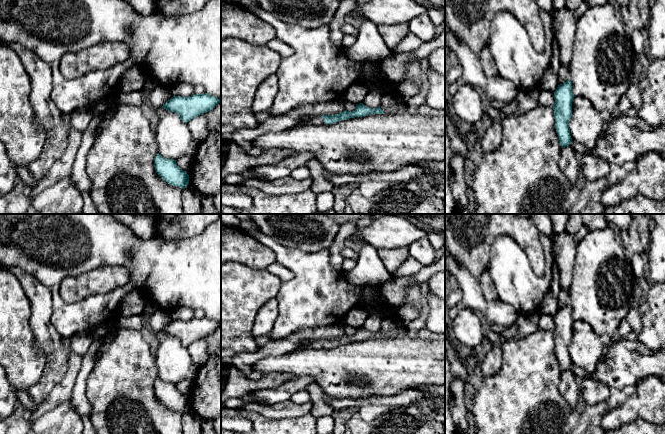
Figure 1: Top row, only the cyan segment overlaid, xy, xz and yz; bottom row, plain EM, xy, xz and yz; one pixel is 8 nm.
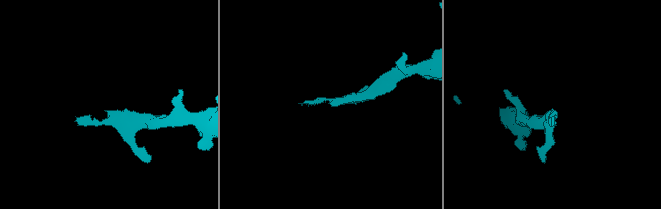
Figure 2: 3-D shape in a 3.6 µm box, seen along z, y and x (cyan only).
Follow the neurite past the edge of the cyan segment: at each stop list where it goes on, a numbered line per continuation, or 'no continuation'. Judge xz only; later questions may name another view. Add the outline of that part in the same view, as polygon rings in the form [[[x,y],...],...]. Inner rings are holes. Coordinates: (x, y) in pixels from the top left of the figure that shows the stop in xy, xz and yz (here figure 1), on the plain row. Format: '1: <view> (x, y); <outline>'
1: xz (317, 343); [[[315,340],[315,341],[310,341],[306,344],[300,345],[297,349],[303,349],[303,348],[324,348],[324,344],[321,340]]]

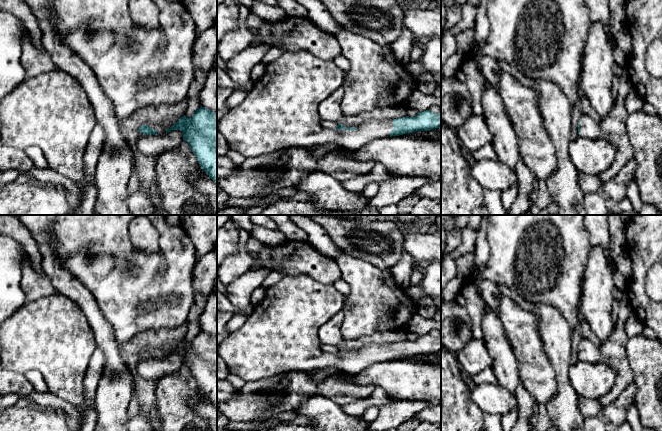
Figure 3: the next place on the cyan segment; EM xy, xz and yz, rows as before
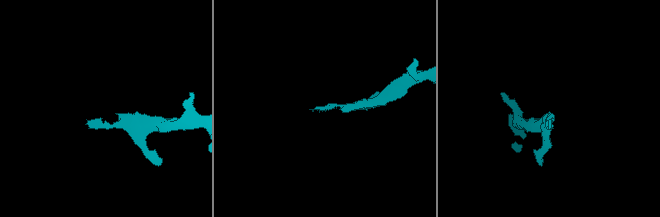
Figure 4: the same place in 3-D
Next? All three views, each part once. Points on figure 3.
1: xz (281, 335); [[[306,275],[283,276],[283,278],[266,289],[264,299],[254,305],[253,312],[238,330],[231,332],[217,347],[217,354],[223,359],[229,373],[245,382],[263,380],[286,372],[309,373],[321,369],[335,368],[338,373],[354,375],[360,373],[374,363],[390,361],[394,353],[393,343],[369,343],[356,354],[330,354],[323,352],[319,341],[319,329],[328,322],[345,302],[345,296],[338,292],[332,284],[322,284]]]

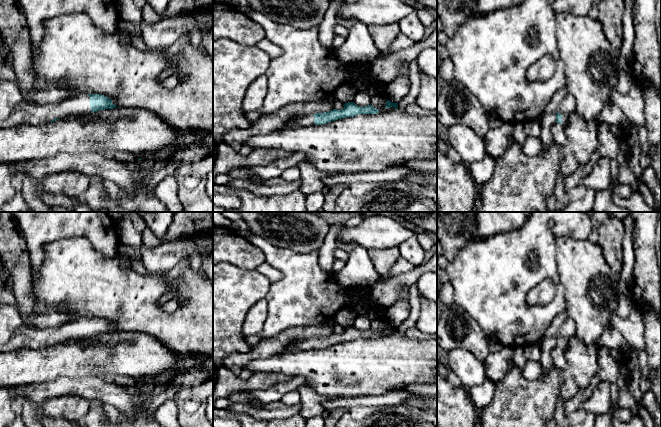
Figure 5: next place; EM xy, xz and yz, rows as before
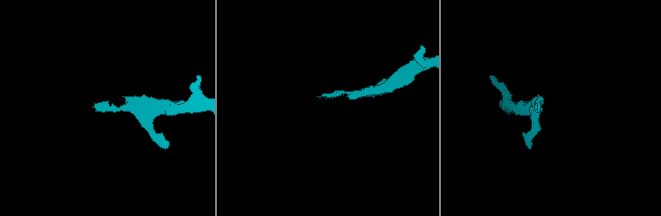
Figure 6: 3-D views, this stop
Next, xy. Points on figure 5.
1: xy (14, 334); [[[0,304],[0,353],[22,348],[39,350],[54,342],[64,343],[90,337],[88,318],[78,318],[59,327],[40,330],[25,325],[15,306]]]

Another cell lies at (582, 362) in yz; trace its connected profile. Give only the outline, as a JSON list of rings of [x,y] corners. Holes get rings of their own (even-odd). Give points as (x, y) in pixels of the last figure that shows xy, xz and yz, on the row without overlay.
[[[576,335],[568,340],[564,349],[566,368],[563,376],[571,377],[579,389],[591,384],[599,370],[597,345],[586,346]]]

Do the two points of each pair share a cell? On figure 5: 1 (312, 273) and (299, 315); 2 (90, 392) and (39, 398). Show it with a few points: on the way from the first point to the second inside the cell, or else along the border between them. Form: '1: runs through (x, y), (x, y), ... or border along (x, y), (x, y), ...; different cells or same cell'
1: runs through (306, 283), (306, 294), (299, 301), (299, 305); same cell
2: runs through (77, 388), (52, 389); same cell

